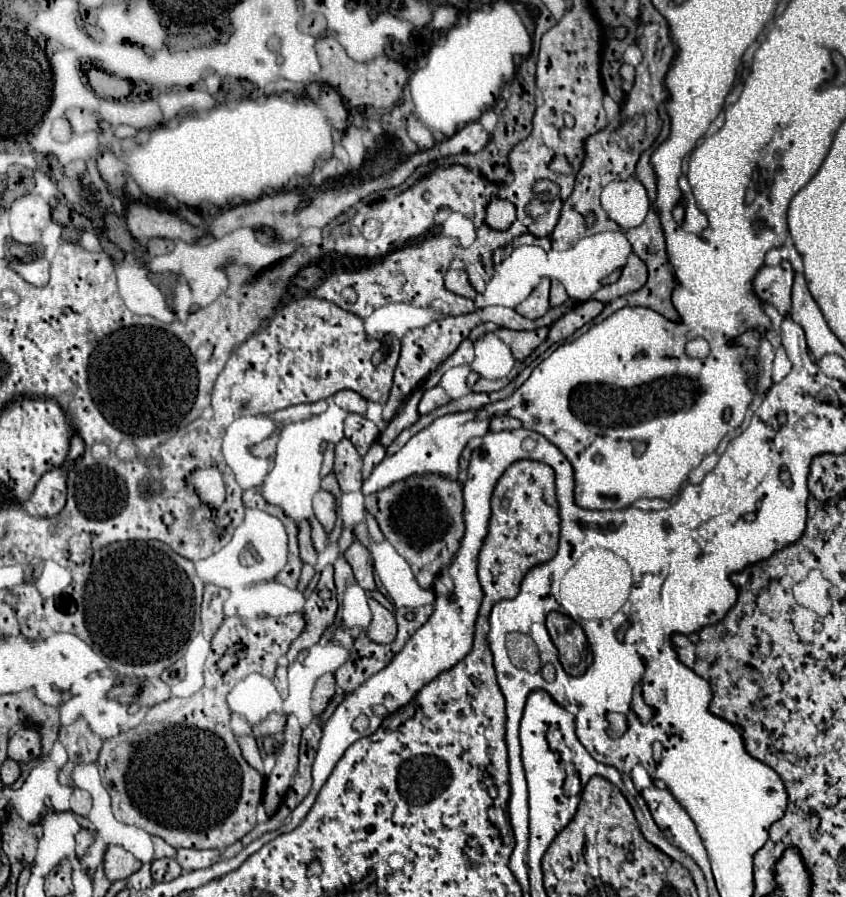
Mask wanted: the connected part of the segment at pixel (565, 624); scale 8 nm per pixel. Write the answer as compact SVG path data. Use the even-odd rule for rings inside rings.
M551 612L547 616L547 630L559 650L559 662L563 664L563 670L569 676L581 676L593 662L583 628L573 618L561 612Z

